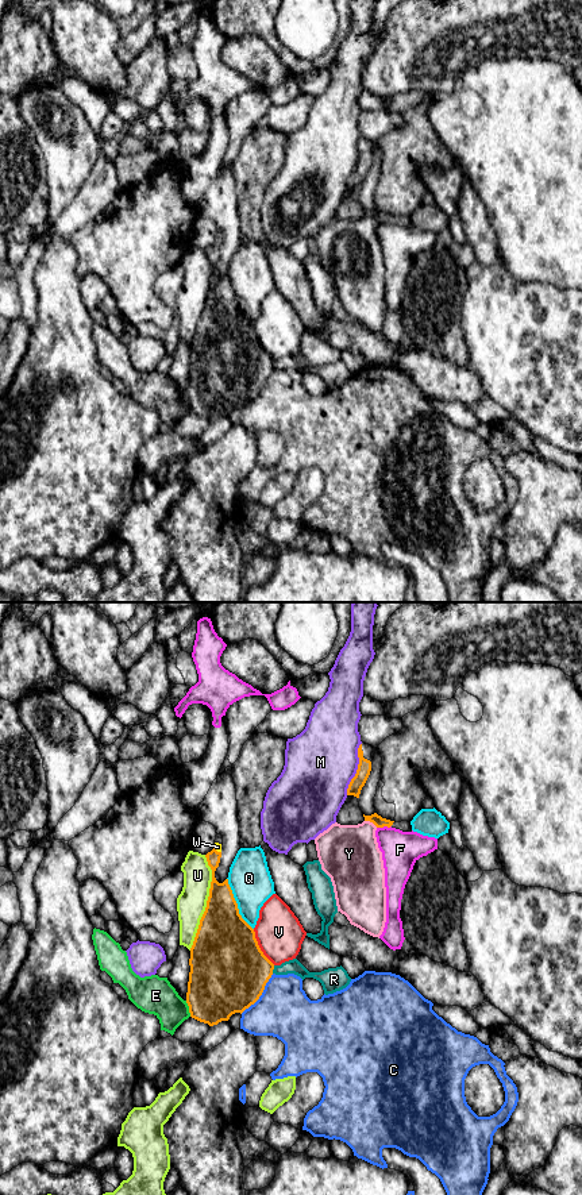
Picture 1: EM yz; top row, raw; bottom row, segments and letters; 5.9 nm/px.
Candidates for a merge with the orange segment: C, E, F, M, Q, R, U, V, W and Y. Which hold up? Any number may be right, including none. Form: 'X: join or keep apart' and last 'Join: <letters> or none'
C: keep apart
E: keep apart
F: keep apart
M: keep apart
Q: keep apart
R: keep apart
U: keep apart
V: keep apart
W: keep apart
Y: keep apart
Join: none

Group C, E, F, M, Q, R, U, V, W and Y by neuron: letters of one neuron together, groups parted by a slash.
C / E / F / M / Q / R / U / V / W / Y

